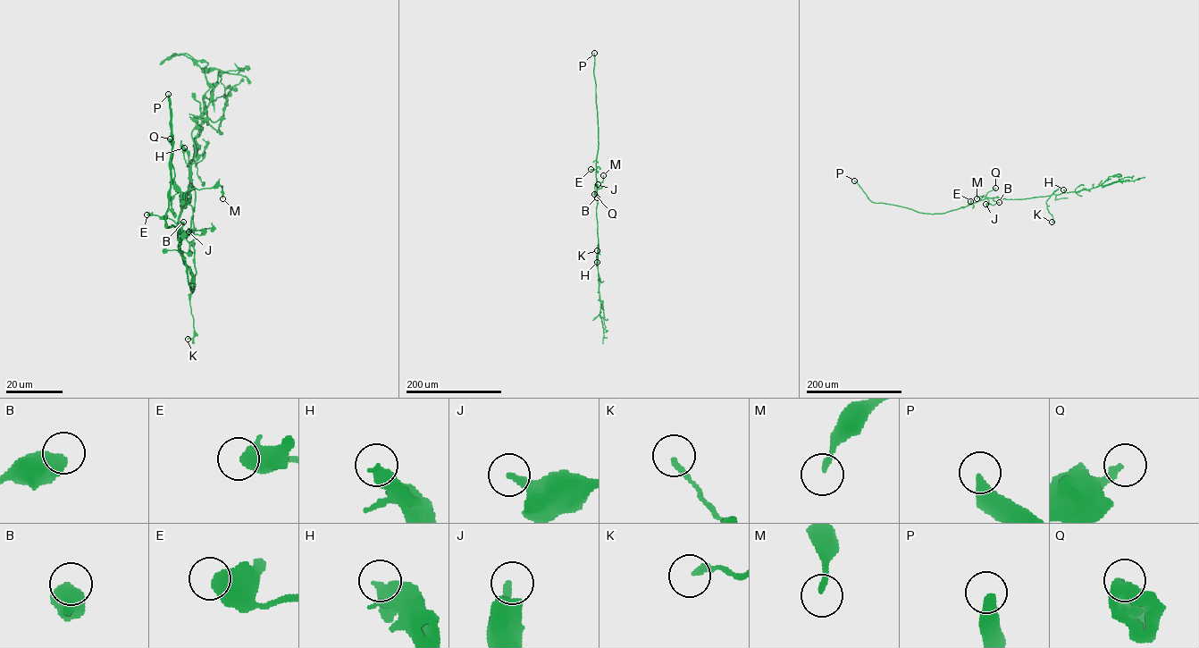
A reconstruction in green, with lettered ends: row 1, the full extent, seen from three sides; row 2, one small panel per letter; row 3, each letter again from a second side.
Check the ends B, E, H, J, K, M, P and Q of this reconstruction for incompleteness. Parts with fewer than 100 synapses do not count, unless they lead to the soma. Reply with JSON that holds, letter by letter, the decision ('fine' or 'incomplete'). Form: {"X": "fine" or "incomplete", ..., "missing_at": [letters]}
{"B": "fine", "E": "fine", "H": "fine", "J": "fine", "K": "fine", "M": "fine", "P": "incomplete", "Q": "fine", "missing_at": ["P"]}

